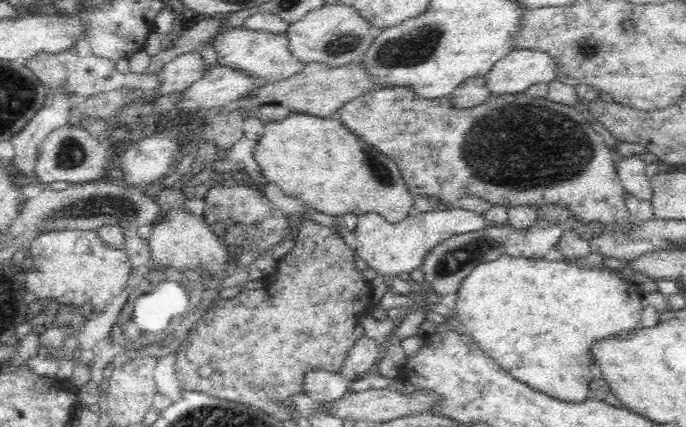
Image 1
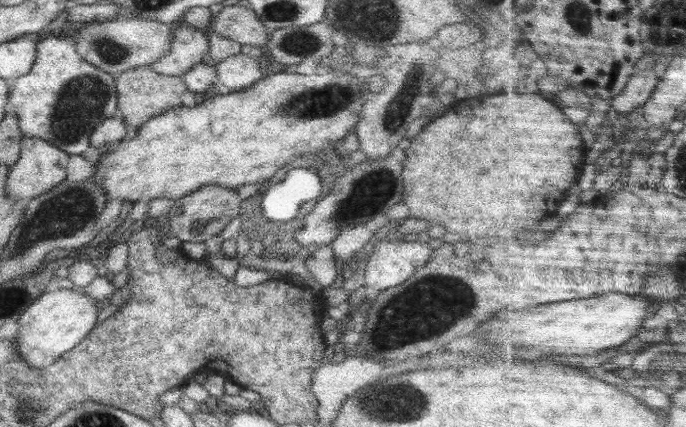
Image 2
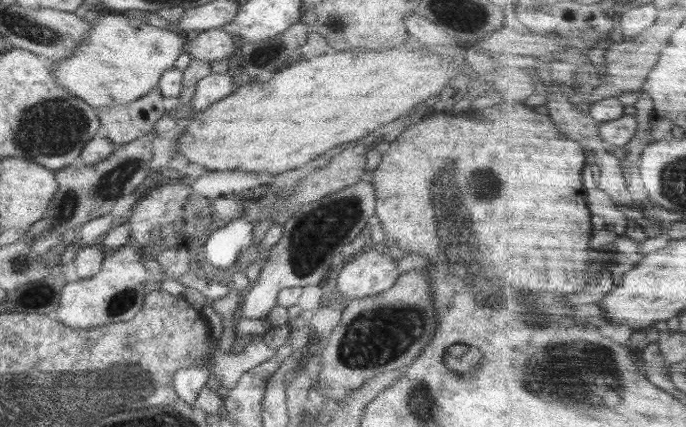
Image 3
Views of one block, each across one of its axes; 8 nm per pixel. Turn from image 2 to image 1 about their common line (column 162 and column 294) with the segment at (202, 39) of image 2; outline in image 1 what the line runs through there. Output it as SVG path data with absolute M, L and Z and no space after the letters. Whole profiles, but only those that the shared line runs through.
M243 27L221 31L216 39L210 42L217 53L217 65L228 66L248 75L262 78L266 83L273 83L290 78L304 71L305 64L292 55L286 33L254 31Z

